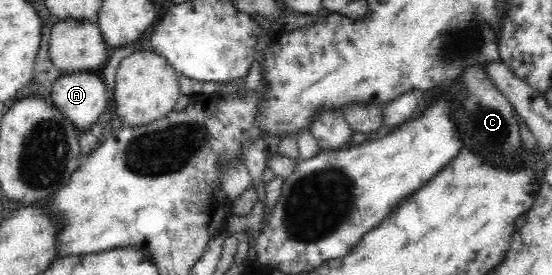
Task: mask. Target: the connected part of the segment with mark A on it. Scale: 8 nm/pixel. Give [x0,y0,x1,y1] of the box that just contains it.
[48,70,107,128]

